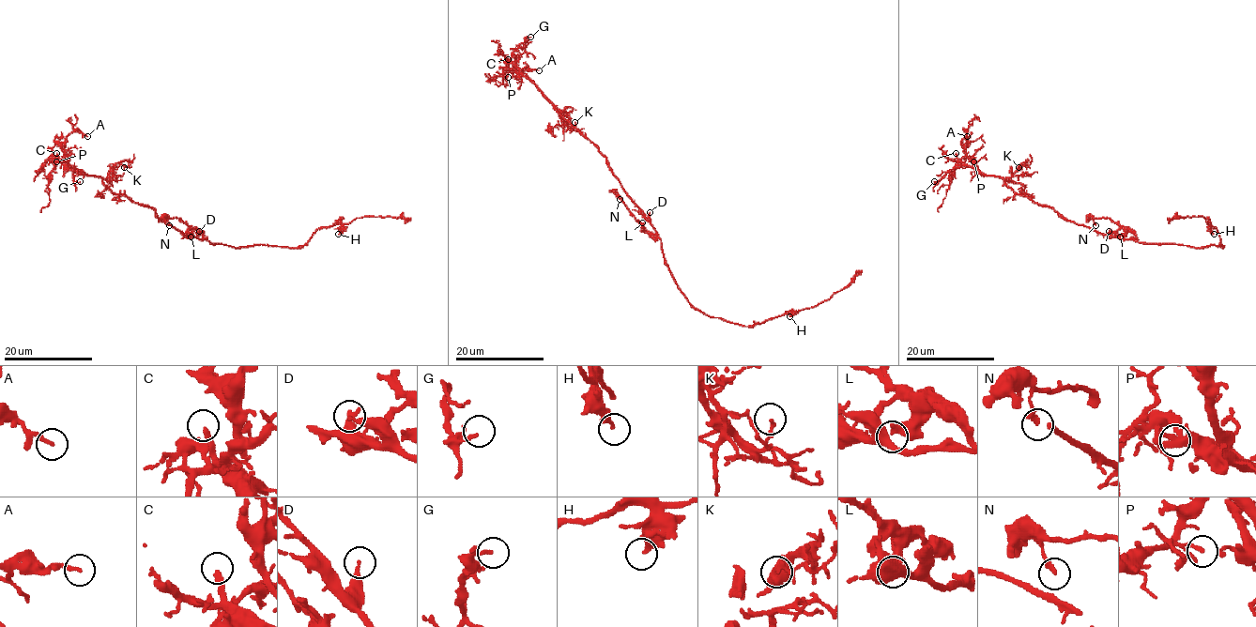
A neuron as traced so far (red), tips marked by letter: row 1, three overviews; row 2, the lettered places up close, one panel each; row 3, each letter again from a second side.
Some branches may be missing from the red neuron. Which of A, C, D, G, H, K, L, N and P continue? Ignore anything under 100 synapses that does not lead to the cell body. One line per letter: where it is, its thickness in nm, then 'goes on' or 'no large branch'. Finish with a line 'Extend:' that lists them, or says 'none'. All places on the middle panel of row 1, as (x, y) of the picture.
A: at (539, 70); 190 nm thick; no large branch
C: at (508, 59); 240 nm thick; goes on
D: at (650, 212); 240 nm thick; no large branch
G: at (530, 37); 150 nm thick; no large branch
H: at (789, 316); 300 nm thick; no large branch
K: at (574, 122); 190 nm thick; no large branch
L: at (642, 222); 260 nm thick; no large branch
N: at (620, 199); 200 nm thick; no large branch
P: at (508, 77); 150 nm thick; no large branch
Extend: C

